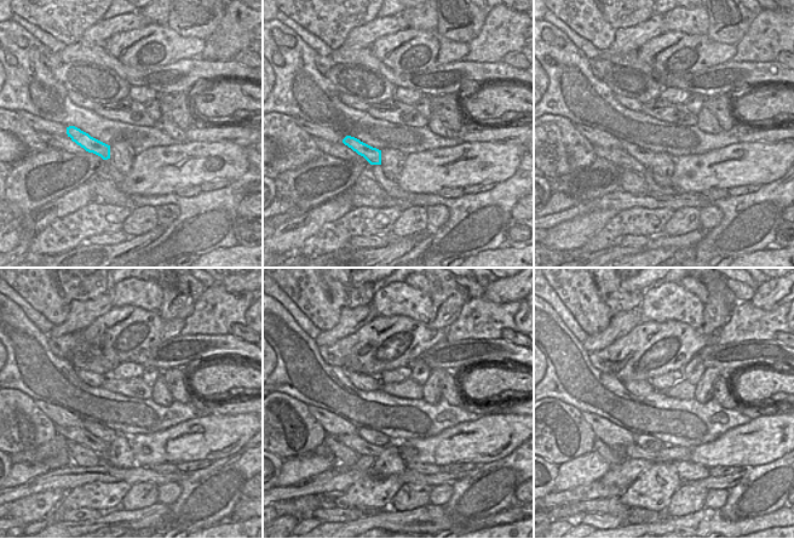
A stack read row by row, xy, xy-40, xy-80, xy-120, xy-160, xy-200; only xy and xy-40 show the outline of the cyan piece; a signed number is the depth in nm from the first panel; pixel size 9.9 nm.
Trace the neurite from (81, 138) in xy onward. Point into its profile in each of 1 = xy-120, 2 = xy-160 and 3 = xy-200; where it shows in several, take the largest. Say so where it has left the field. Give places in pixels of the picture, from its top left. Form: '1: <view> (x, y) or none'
1: xy-120 (105, 434)
2: xy-160 (374, 437)
3: xy-200 (649, 443)

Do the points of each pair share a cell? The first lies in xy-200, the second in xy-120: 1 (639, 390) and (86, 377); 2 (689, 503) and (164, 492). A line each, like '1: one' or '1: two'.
1: one
2: two

